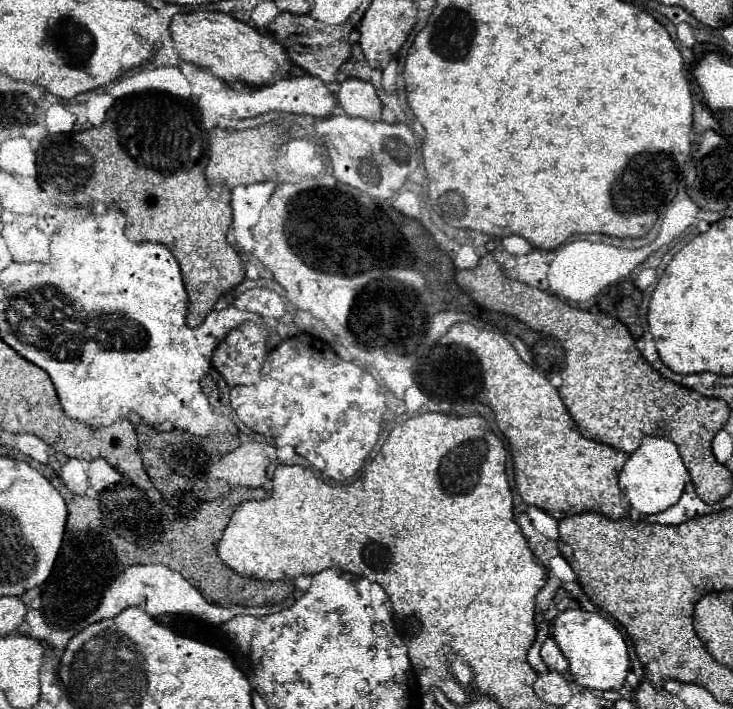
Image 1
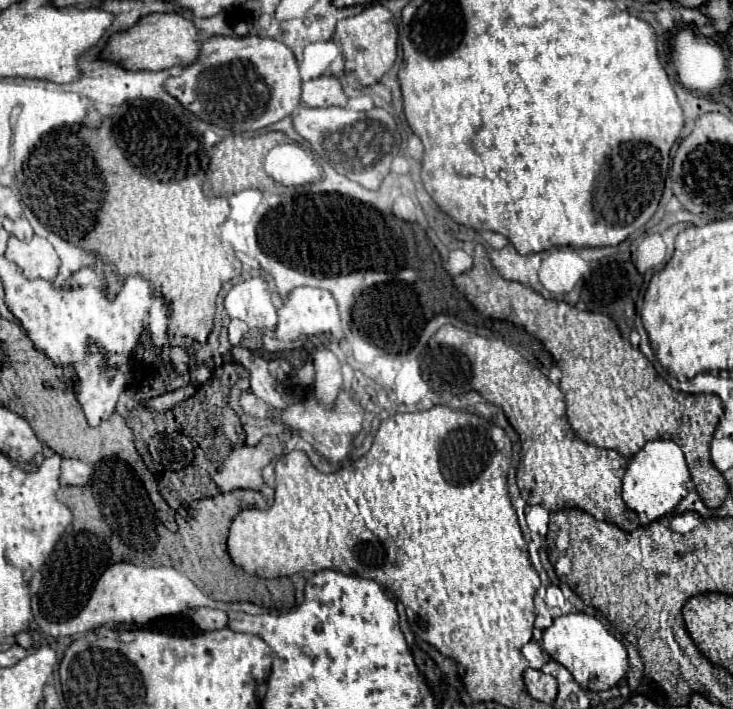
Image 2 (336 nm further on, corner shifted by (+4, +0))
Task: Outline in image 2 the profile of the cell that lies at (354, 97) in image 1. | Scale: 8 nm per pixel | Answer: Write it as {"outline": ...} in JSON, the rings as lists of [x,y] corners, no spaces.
{"outline":[[[320,76],[308,82],[302,82],[302,98],[300,102],[310,108],[326,108],[326,106],[346,106],[348,98],[342,92],[340,80],[334,76]]]}

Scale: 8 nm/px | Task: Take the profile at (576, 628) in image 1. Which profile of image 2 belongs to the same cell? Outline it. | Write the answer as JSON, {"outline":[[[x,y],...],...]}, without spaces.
{"outline":[[[576,612],[576,614],[564,614],[554,620],[554,624],[544,630],[542,636],[542,650],[556,662],[560,662],[574,680],[584,688],[592,692],[610,690],[620,682],[620,678],[628,670],[628,654],[622,642],[618,642],[600,620],[594,616]]]}

